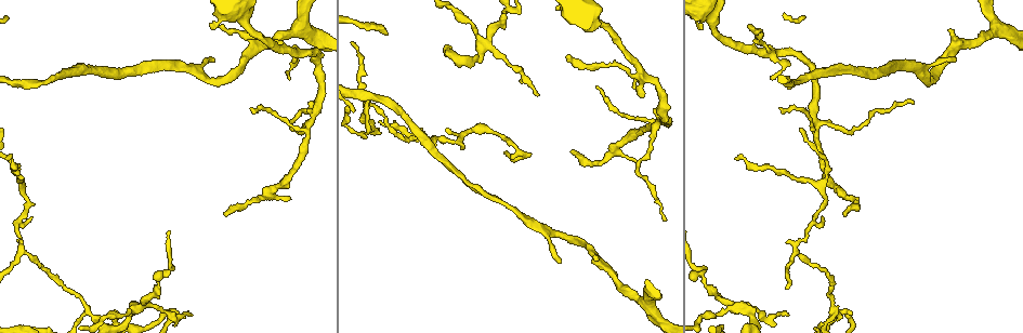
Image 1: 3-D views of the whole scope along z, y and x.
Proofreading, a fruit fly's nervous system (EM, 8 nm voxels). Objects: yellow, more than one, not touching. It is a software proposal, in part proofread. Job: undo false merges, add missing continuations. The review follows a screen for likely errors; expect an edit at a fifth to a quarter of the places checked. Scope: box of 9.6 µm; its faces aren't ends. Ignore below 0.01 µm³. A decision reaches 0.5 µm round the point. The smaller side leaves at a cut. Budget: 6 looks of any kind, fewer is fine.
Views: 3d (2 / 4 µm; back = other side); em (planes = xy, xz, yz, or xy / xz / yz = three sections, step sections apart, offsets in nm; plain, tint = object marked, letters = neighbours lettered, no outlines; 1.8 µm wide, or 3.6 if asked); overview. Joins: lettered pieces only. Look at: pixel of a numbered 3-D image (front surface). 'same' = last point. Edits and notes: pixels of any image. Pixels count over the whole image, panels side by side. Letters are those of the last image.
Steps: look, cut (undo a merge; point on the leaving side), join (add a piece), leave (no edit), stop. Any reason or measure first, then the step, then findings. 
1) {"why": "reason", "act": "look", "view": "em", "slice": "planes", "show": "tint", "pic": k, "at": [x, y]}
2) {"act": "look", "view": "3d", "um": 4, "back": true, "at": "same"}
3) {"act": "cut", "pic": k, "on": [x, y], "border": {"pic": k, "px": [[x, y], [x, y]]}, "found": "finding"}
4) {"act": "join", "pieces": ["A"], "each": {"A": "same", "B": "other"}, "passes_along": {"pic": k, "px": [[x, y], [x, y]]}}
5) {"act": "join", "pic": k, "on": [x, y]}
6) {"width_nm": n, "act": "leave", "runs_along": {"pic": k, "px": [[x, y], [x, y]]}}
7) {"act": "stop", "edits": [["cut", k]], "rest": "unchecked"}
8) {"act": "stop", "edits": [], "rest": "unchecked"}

{"why": "abrupt turn", "act": "look", "view": "3d", "um": 2, "pic": 1, "at": [517, 151]}

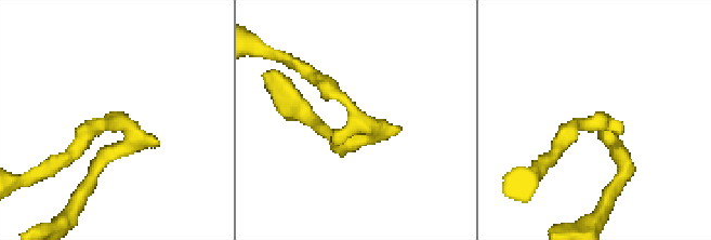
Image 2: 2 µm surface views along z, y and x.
{"why": "need the tissue", "act": "look", "view": "em", "slice": "planes", "show": "tint", "pic": 2, "at": [601, 125]}

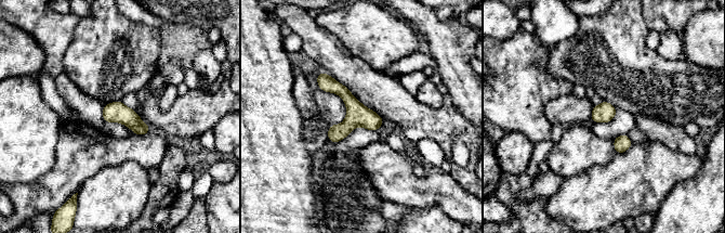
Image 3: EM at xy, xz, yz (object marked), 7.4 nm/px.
{"why": "what lies round it", "act": "look", "view": "em", "slice": "planes", "show": "letters", "at": "same"}

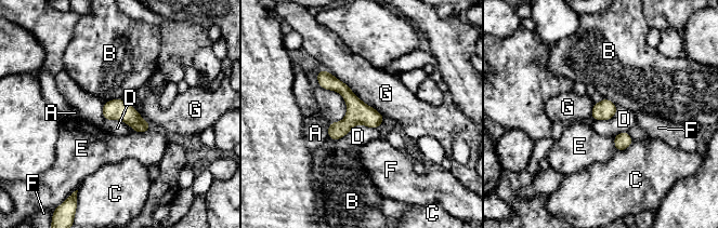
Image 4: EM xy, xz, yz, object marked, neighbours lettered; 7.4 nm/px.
{"width_nm": 150, "act": "leave", "each": {"A": "other", "B": "other", "C": "other", "D": "other", "E": "other", "F": "other", "G": "other"}, "runs_along": {"pic": 4, "px": [[322, 72], [370, 118], [380, 120]]}, "found": "continuous, no second neuron"}

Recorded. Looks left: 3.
{"why": "abrupt turn", "act": "look", "view": "em", "slice": "planes", "show": "letters", "pic": 1, "at": [833, 313]}

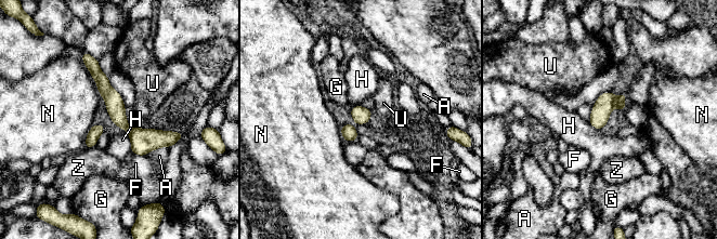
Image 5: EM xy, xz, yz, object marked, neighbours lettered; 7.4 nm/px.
{"width_nm": 130, "act": "leave", "each": {"A": "other", "F": "other", "G": "other", "H": "other", "N": "other", "U": "other", "Z": "other"}, "runs_along": {"pic": 5, "px": [[93, 61], [129, 130], [180, 134]]}, "found": "one neuron here"}

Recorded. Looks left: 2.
{"why": "calibre changes", "act": "look", "view": "3d", "um": 2, "back": true, "pic": 1, "at": [482, 40]}

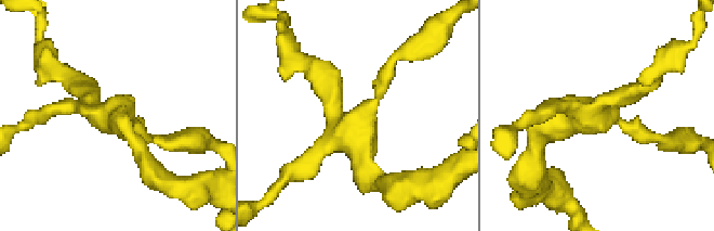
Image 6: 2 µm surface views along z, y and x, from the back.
{"arms": 4, "act": "look", "view": "em", "slice": "planes", "show": "letters", "pic": 6, "at": [122, 118]}

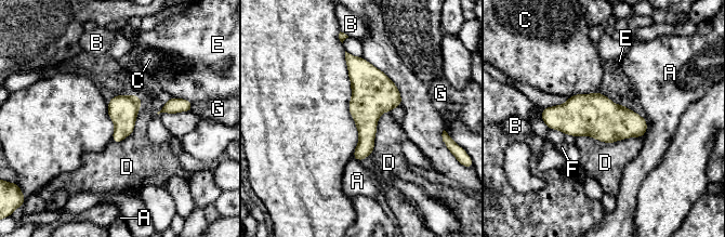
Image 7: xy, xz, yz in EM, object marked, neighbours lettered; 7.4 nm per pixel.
{"act": "leave", "each": {"A": "other", "B": "other", "C": "other", "D": "other", "E": "other", "F": "other", "G": "other"}, "found": "all the same neuron"}

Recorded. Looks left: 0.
{"act": "stop", "edits": [], "rest": "unchecked"}

